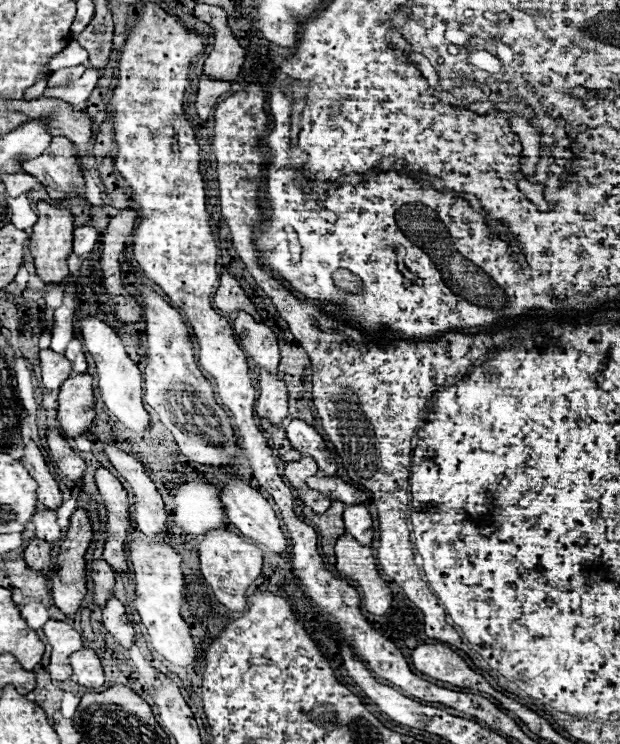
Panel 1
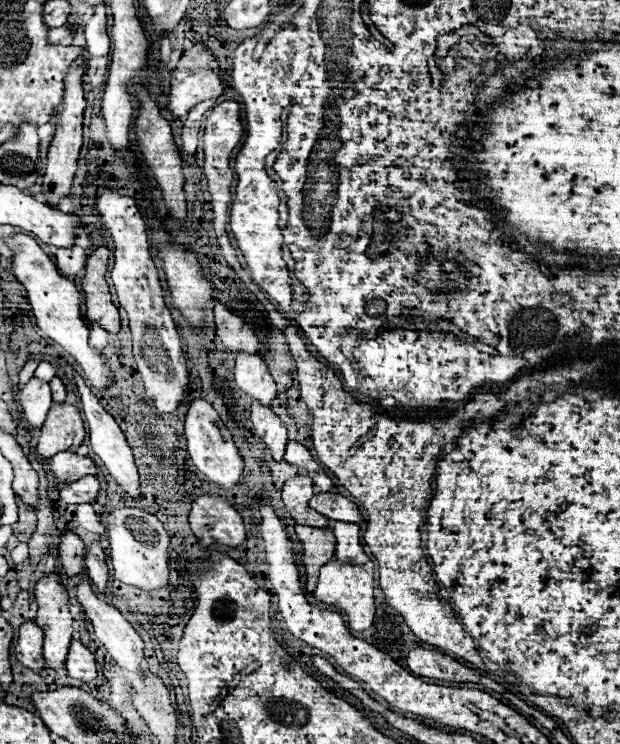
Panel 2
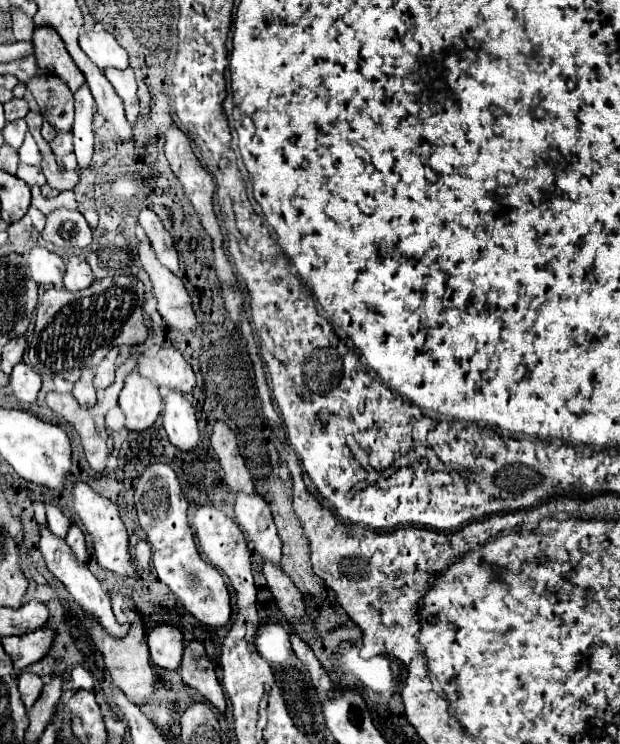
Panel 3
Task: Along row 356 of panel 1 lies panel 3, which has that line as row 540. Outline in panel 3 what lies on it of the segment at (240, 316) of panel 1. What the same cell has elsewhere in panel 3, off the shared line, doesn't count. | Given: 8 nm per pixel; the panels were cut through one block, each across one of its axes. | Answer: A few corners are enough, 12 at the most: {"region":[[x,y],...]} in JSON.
{"region":[[236,494],[236,522],[262,560],[280,564],[280,538],[260,494]]}

